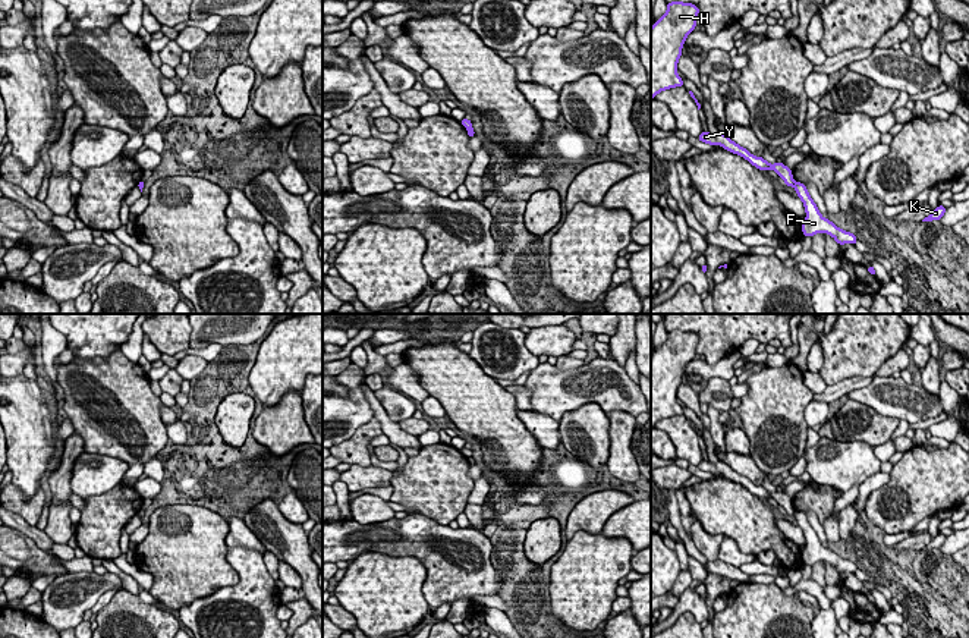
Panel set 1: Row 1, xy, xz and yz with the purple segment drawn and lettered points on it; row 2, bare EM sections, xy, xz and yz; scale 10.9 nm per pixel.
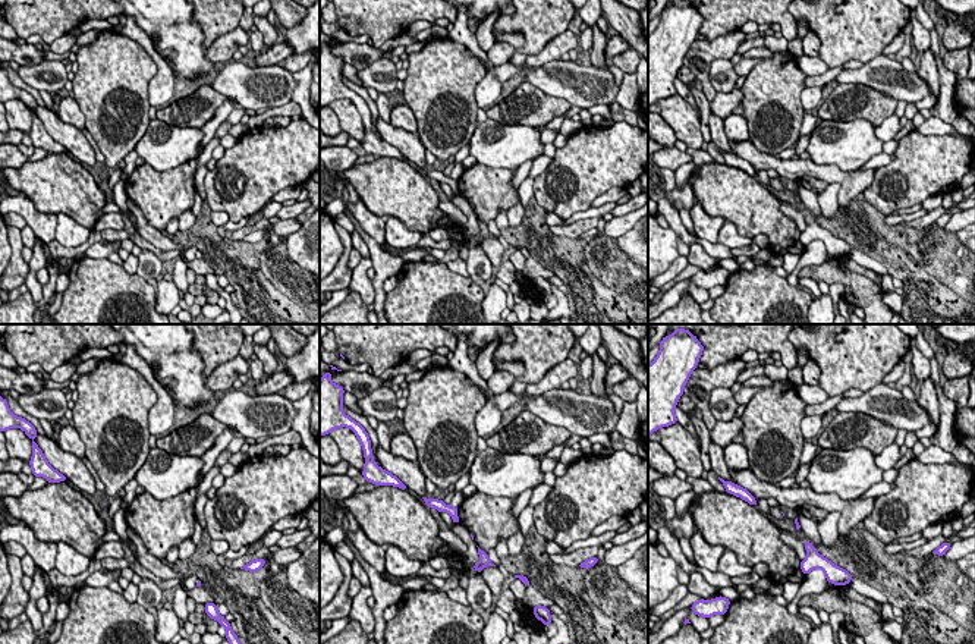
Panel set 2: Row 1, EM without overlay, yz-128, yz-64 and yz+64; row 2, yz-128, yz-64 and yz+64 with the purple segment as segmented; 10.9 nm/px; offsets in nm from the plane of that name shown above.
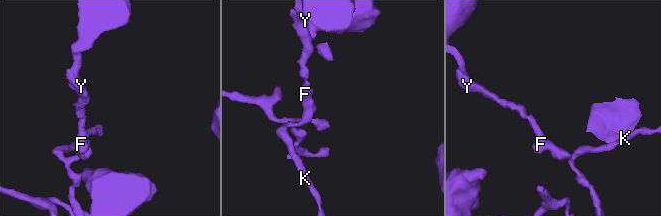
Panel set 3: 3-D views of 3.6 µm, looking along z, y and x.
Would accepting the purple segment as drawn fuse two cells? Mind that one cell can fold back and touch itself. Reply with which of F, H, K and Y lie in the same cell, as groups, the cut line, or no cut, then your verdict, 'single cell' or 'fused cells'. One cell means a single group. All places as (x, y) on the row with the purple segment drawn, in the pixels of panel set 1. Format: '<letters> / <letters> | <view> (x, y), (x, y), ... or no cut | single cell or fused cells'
F K / H Y | yz (795, 182), (792, 185) | fused cells

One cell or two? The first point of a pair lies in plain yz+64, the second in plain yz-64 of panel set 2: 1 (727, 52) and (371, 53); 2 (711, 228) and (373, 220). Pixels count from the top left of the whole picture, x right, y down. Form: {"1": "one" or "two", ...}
{"1": "one", "2": "one"}

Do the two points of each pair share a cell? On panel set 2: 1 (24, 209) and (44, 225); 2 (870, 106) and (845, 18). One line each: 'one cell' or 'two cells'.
1: one cell
2: two cells

